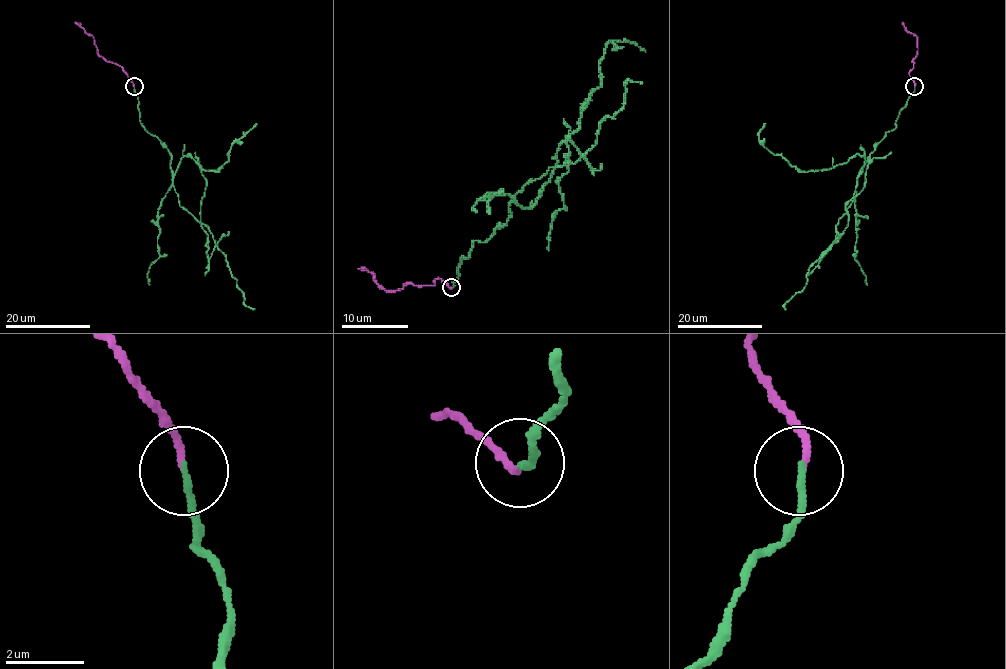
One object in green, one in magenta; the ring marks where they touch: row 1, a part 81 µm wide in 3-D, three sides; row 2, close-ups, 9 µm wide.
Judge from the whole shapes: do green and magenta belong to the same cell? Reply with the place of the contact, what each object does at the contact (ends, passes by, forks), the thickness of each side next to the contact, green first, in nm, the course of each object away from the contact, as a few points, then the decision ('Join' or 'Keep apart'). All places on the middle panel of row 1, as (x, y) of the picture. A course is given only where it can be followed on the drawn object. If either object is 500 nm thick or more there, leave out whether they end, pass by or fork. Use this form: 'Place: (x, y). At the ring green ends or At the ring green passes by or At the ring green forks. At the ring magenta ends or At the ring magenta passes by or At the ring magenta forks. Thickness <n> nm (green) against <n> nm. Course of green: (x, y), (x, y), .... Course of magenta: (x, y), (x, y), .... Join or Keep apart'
Place: (451, 287). At the ring green ends. At the ring magenta ends. Thickness 180 nm (green) against 140 nm. Course of green: (451, 287), (475, 240), (510, 217), (512, 197), (577, 162), (570, 140), (548, 250). Course of magenta: (451, 287), (438, 279), (430, 285), (406, 284), (395, 292), (388, 292), (368, 270), (358, 269). Keep apart

